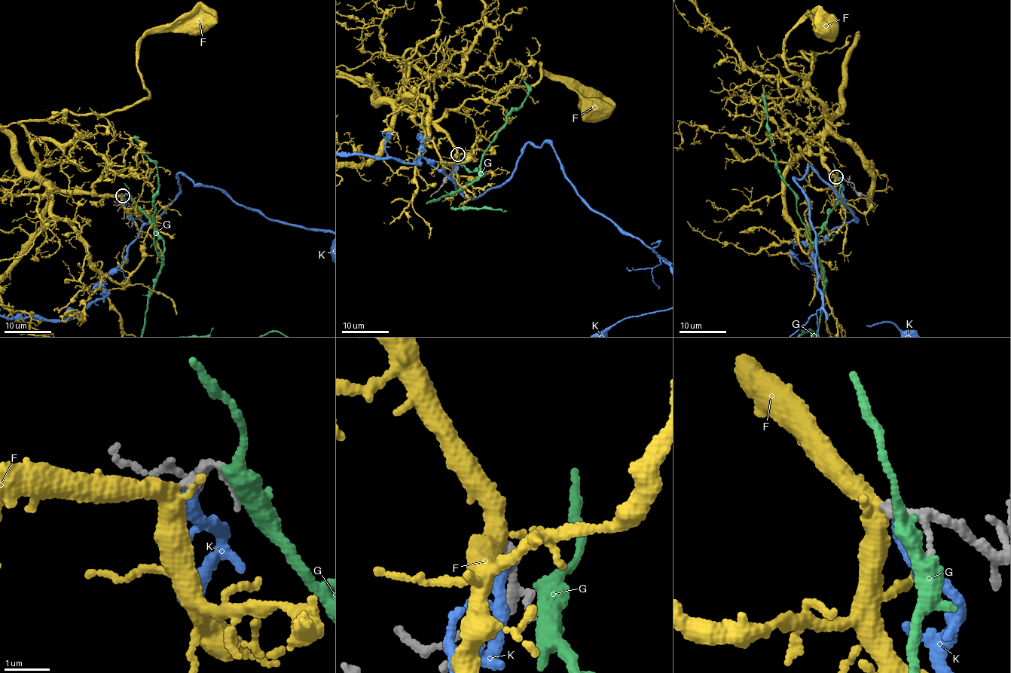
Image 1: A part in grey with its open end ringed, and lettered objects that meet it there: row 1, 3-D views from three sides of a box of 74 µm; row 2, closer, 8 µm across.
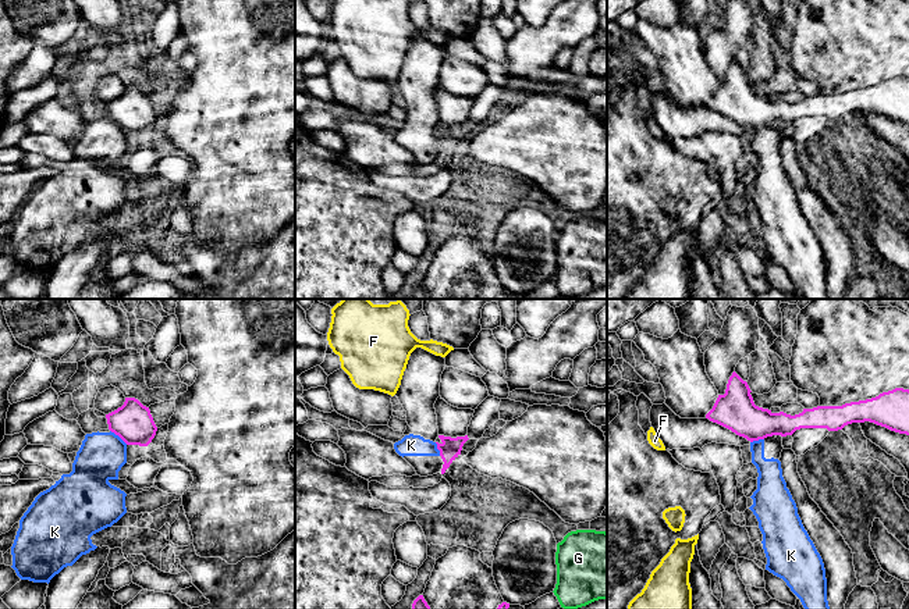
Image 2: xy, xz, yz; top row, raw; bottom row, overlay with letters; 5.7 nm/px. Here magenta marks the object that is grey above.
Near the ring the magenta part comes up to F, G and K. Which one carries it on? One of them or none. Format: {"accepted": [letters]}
{"accepted": ["F"]}

